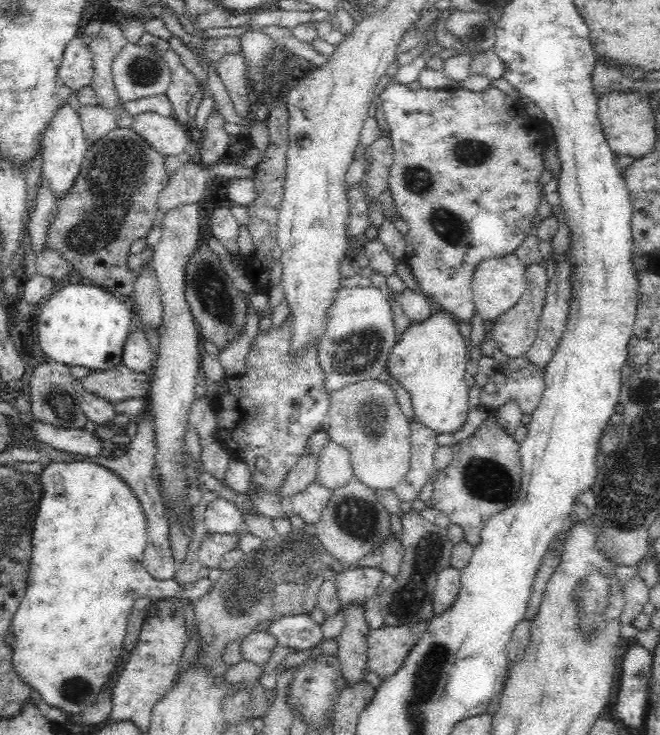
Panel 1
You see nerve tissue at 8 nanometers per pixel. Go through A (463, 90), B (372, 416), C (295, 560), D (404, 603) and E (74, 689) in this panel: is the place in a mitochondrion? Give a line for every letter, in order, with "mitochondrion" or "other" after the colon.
A: other
B: mitochondrion
C: mitochondrion
D: mitochondrion
E: mitochondrion

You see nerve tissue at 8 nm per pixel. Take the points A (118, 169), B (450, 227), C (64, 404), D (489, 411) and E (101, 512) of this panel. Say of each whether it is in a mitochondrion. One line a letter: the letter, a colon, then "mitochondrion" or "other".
A: mitochondrion
B: mitochondrion
C: mitochondrion
D: other
E: other

